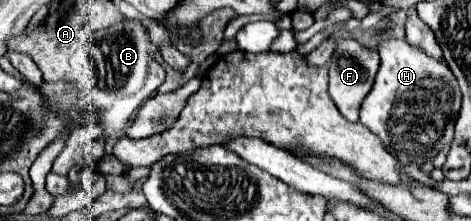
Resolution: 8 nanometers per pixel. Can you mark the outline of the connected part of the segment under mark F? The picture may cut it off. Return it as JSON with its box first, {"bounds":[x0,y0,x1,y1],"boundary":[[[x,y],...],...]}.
{"bounds":[329,39,379,121],"boundary":[[[339,39],[335,45],[335,51],[329,59],[329,95],[333,103],[337,105],[339,113],[347,121],[359,121],[359,105],[365,99],[365,95],[373,87],[375,73],[379,69],[379,53],[367,47],[361,47],[355,39]]]}

